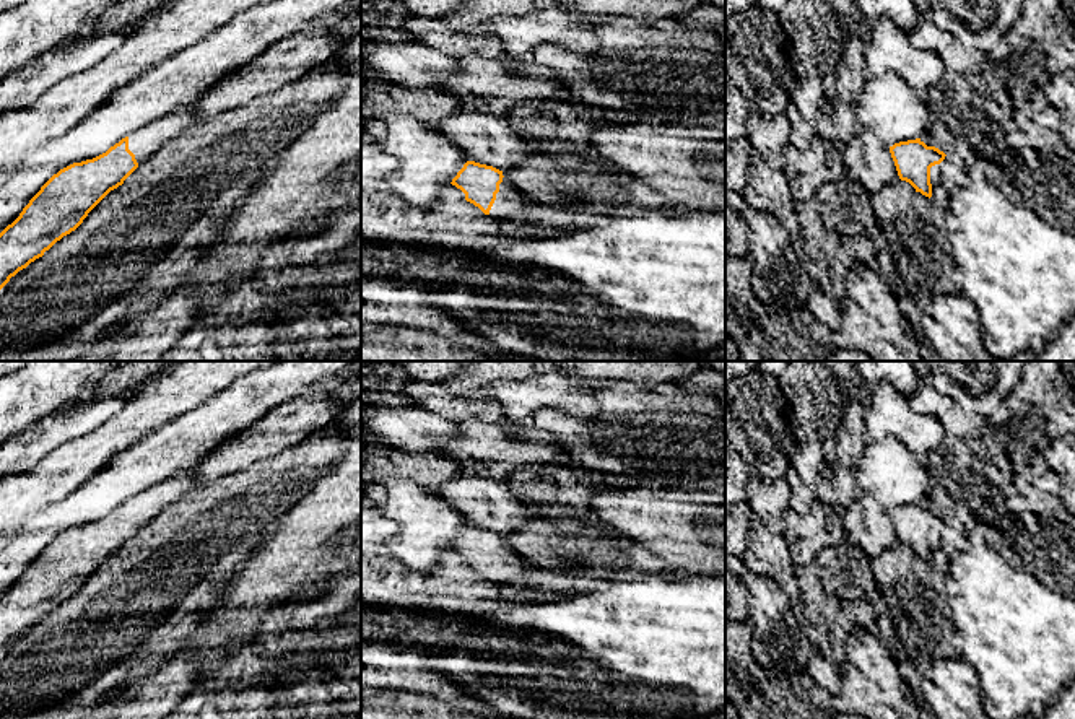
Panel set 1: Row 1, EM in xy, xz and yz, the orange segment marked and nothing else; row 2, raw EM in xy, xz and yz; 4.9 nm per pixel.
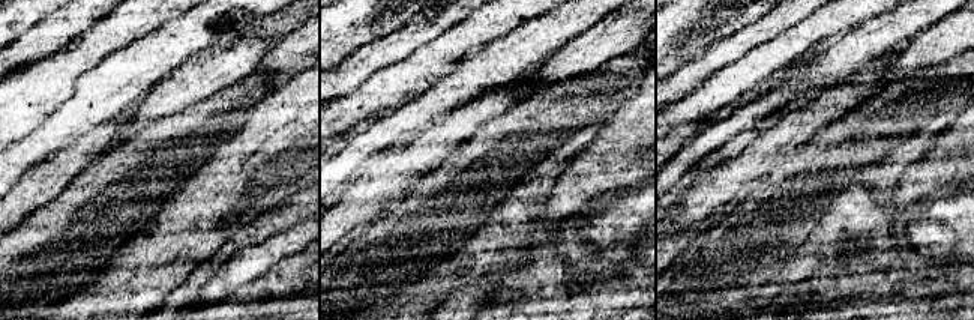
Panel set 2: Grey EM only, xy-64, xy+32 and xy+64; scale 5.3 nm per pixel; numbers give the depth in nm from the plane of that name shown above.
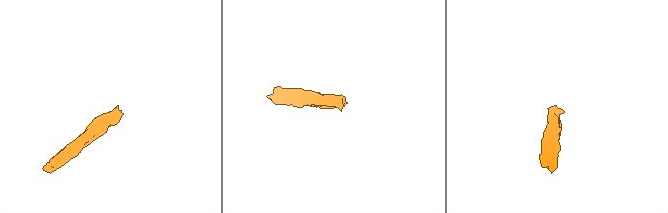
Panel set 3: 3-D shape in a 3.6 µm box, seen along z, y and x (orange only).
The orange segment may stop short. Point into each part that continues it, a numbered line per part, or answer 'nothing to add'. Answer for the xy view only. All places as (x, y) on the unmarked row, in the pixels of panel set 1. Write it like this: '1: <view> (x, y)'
1: xy (148, 505)

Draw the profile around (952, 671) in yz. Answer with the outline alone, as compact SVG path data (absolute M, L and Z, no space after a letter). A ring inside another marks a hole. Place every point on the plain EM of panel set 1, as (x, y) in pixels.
M960 657L935 660L922 695L937 719L990 719L982 709L977 673Z

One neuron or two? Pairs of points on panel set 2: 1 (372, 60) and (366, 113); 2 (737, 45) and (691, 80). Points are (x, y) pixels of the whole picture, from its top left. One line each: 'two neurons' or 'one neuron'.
1: two neurons
2: one neuron

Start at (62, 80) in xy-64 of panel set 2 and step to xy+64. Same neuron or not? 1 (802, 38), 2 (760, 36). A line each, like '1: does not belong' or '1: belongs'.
1: belongs
2: does not belong

